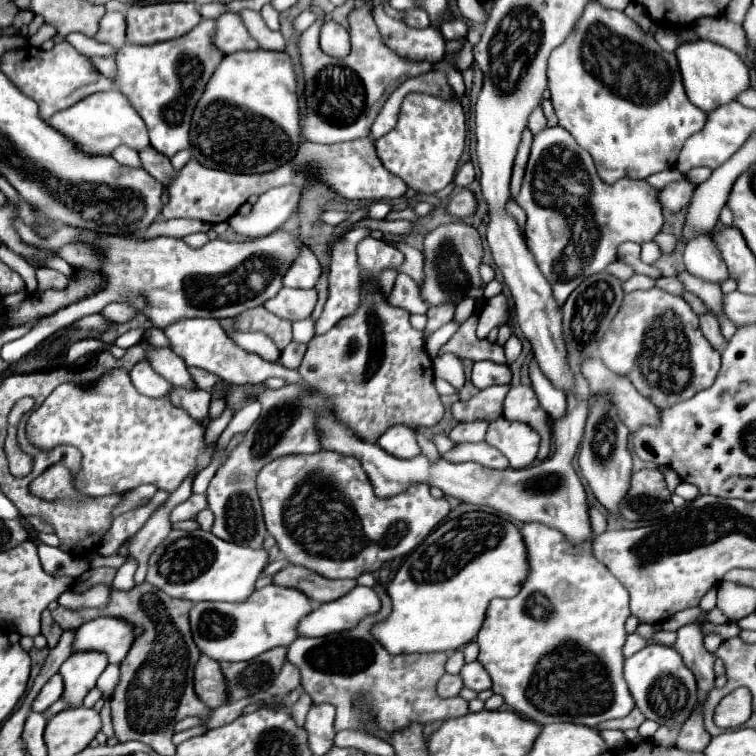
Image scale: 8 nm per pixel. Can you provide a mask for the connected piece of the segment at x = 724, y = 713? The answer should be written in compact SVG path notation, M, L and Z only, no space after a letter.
M738 688L730 699L722 699L715 708L715 724L719 728L737 728L752 714L752 696L746 688Z

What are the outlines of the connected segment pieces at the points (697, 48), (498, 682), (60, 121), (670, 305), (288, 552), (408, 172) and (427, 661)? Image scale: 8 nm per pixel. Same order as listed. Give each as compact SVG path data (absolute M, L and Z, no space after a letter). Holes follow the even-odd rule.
M689 40L689 42L681 42L675 48L675 56L679 62L679 70L681 70L689 100L705 112L711 112L713 108L735 100L739 92L749 88L747 66L735 52L731 52L725 46L719 46L709 40Z
M525 524L521 528L527 548L529 574L515 598L491 600L485 622L479 630L477 644L481 648L479 662L485 666L493 680L493 692L501 694L505 702L537 724L573 722L595 728L609 718L623 718L633 710L633 698L623 680L623 654L625 620L629 618L629 594L599 564L593 556L591 544L571 548L565 536L543 524Z
M117 88L87 96L83 102L77 102L75 106L51 116L47 124L51 124L51 128L55 128L57 132L63 132L63 136L67 136L77 148L81 148L83 152L91 156L111 154L121 144L135 148L137 152L149 146L145 122L141 120L141 116L133 110L129 100Z
M661 288L625 294L611 328L605 332L599 344L599 358L611 372L627 376L633 386L661 410L689 400L703 388L709 388L721 366L721 354L711 348L711 344L699 330L699 318L693 308L681 296L673 296Z
M323 450L317 454L293 454L293 456L281 456L273 462L269 462L267 466L261 468L259 476L257 476L257 494L261 500L261 508L263 508L263 516L265 516L265 524L267 524L267 532L277 540L279 550L283 552L283 556L295 564L295 566L303 566L303 568L311 568L313 572L319 572L321 576L327 578L357 578L363 572L373 572L379 570L385 562L391 562L395 556L403 556L407 552L411 552L417 544L423 542L423 538L433 530L450 512L450 505L445 497L435 498L430 493L427 484L411 484L405 492L393 496L393 498L379 498L373 494L373 484L369 480L369 476L365 474L361 462L355 456L345 456L339 452L331 452L331 450ZM333 490L339 492L337 498L333 498Z
M411 92L401 104L397 126L377 140L383 166L401 176L417 193L431 194L445 188L459 166L465 148L465 114L459 100L443 100L425 92Z
M375 584L373 590L379 590L379 600L381 600L381 610L377 614L365 616L355 628L347 630L347 632L337 632L337 634L329 634L323 638L297 638L287 652L287 660L291 664L295 664L301 672L301 686L305 688L305 692L313 698L313 702L329 702L337 708L337 716L335 716L335 730L345 730L345 728L365 728L359 722L359 716L353 708L353 698L357 696L357 692L367 692L369 696L369 704L375 710L375 720L379 728L387 728L387 732L395 732L401 730L405 726L409 726L411 722L441 722L453 716L465 716L469 712L467 708L467 700L463 700L461 696L455 698L439 698L435 692L435 684L439 682L439 678L445 674L445 662L447 662L447 652L433 652L433 654L399 654L393 656L389 654L371 634L371 626L385 620L391 612L391 600L387 596L387 592L381 588L381 584Z

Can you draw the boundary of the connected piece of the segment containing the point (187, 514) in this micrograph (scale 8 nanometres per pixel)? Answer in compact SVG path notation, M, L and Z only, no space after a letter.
M193 494L189 500L185 500L183 504L175 506L175 508L171 510L169 520L171 520L171 524L181 522L181 520L191 520L191 518L195 518L203 508L207 508L207 496L205 496L205 494Z

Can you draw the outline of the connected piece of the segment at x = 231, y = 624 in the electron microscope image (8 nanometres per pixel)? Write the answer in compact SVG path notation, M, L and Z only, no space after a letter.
M265 586L245 602L197 602L189 612L191 632L201 654L217 662L251 660L275 646L289 646L297 638L297 624L315 608L313 600L293 588Z

